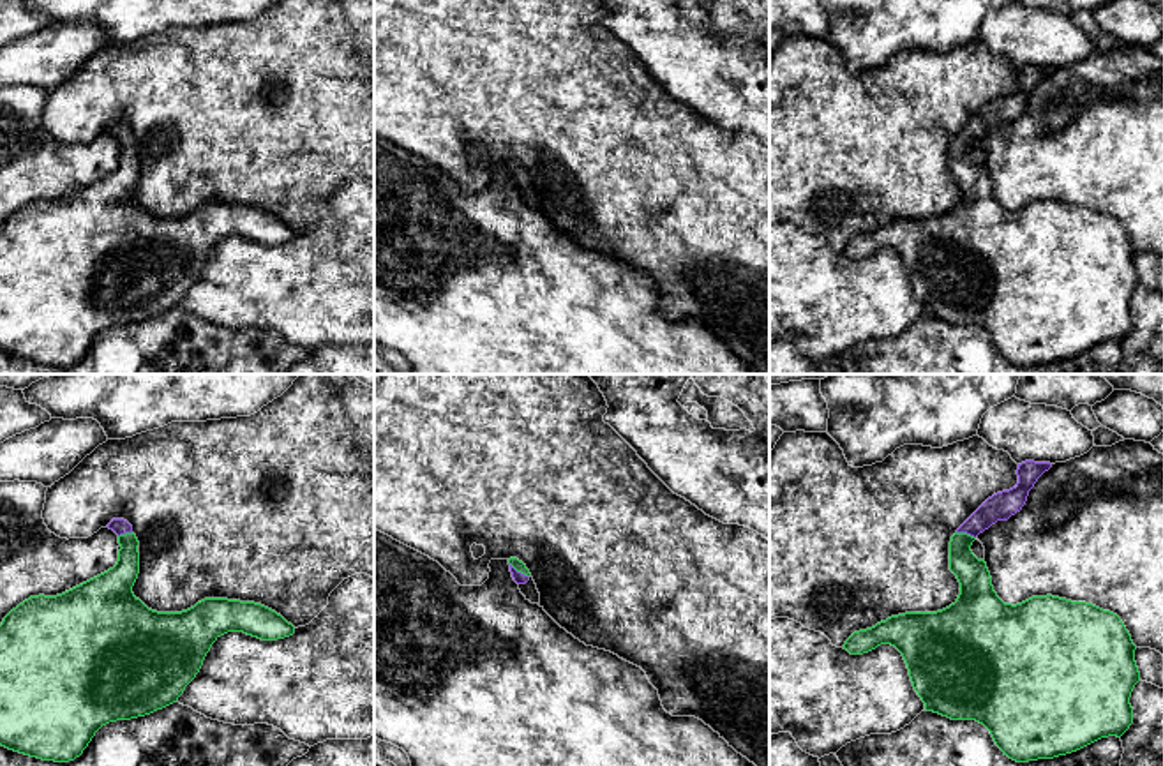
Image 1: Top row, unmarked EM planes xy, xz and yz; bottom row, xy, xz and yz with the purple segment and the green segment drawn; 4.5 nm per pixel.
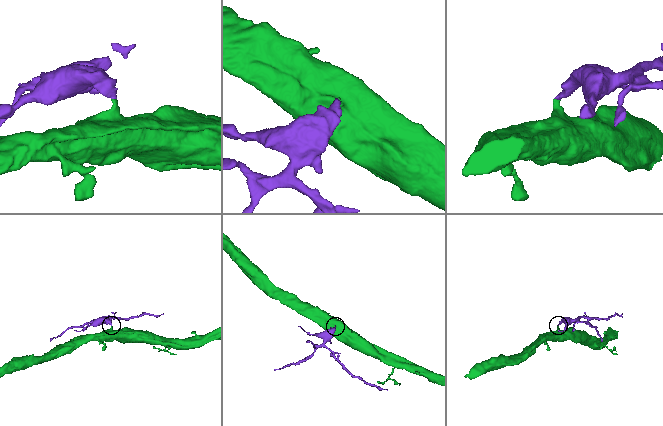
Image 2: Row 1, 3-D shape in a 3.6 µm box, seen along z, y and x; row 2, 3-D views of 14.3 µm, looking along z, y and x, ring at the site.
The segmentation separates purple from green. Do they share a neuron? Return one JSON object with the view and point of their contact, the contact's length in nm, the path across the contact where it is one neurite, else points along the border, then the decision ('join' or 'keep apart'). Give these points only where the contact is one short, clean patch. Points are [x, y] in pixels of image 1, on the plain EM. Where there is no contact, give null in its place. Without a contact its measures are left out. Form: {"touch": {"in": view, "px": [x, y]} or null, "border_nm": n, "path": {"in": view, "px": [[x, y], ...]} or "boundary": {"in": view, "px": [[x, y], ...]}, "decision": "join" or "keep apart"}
{"touch": {"in": "xz", "px": [519, 177]}, "border_nm": 120, "path": {"in": "xz", "px": [[519, 182], [519, 177], [514, 166]]}, "decision": "join"}

